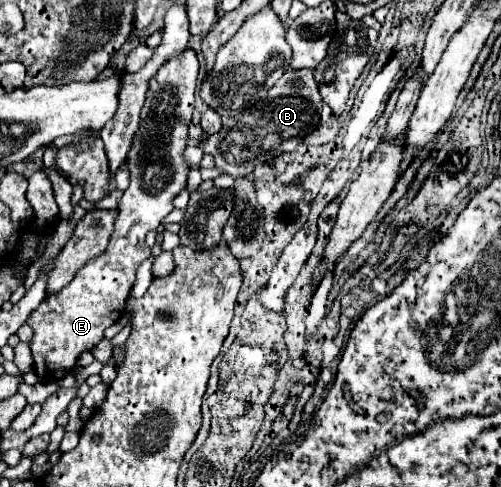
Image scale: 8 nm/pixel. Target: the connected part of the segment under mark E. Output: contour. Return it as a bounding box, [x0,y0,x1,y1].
[28,48,200,382]

